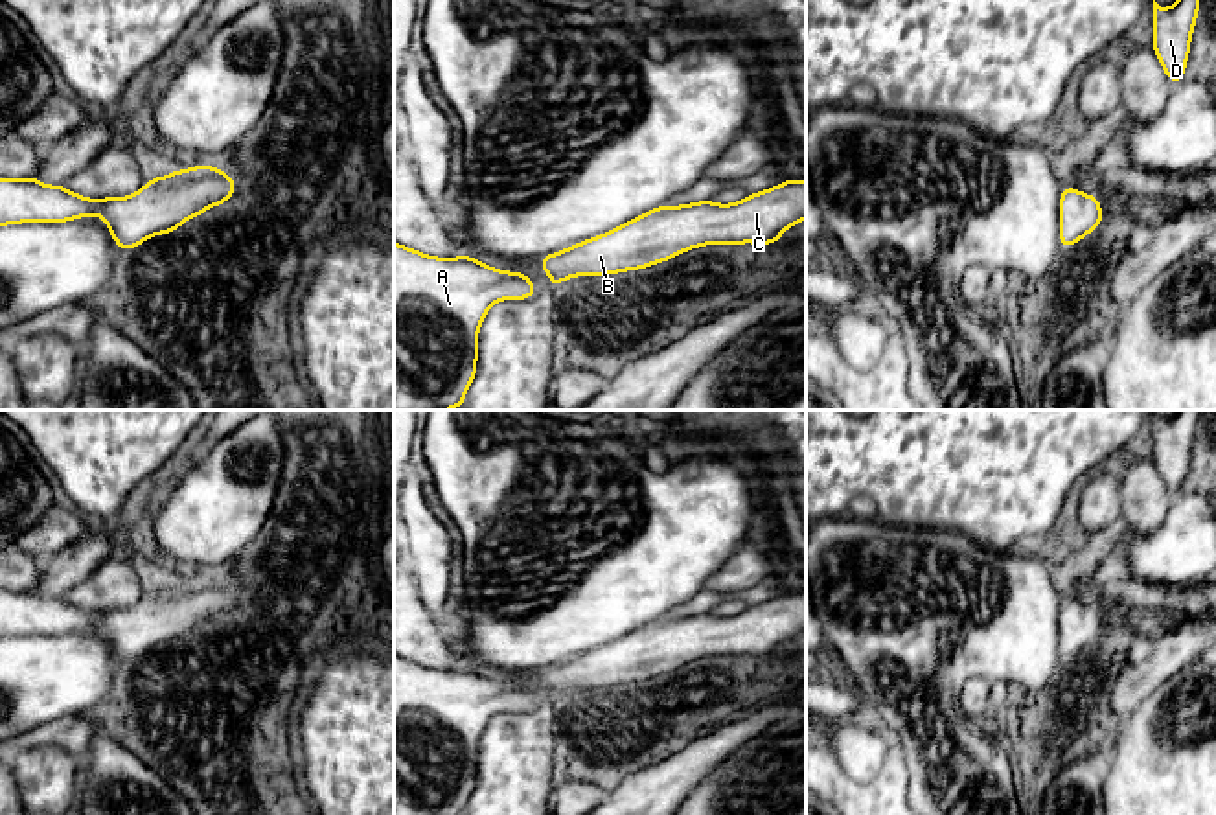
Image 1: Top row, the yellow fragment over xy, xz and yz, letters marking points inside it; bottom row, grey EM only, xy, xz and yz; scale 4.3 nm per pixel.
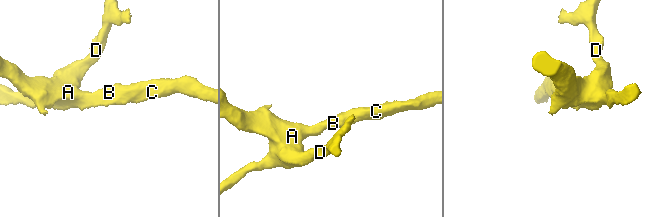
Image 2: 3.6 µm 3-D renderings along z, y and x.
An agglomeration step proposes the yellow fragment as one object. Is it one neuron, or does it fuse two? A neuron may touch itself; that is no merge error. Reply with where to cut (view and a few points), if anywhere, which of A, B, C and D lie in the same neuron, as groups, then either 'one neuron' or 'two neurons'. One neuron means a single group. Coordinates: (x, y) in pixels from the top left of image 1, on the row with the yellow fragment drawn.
cut none; groups A B C D; one neuron

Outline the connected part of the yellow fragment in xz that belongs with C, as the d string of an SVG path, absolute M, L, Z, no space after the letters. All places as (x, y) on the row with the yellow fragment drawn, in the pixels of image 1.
M787 178L734 204L712 201L653 208L611 232L541 258L552 289L574 276L603 276L668 261L703 245L769 245L806 219L806 182Z

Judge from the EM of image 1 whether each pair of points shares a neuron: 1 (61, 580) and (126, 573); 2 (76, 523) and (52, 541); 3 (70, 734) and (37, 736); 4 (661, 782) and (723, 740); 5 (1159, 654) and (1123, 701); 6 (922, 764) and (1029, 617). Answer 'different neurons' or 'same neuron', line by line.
1: different neurons
2: same neuron
3: same neuron
4: same neuron
5: same neuron
6: same neuron

